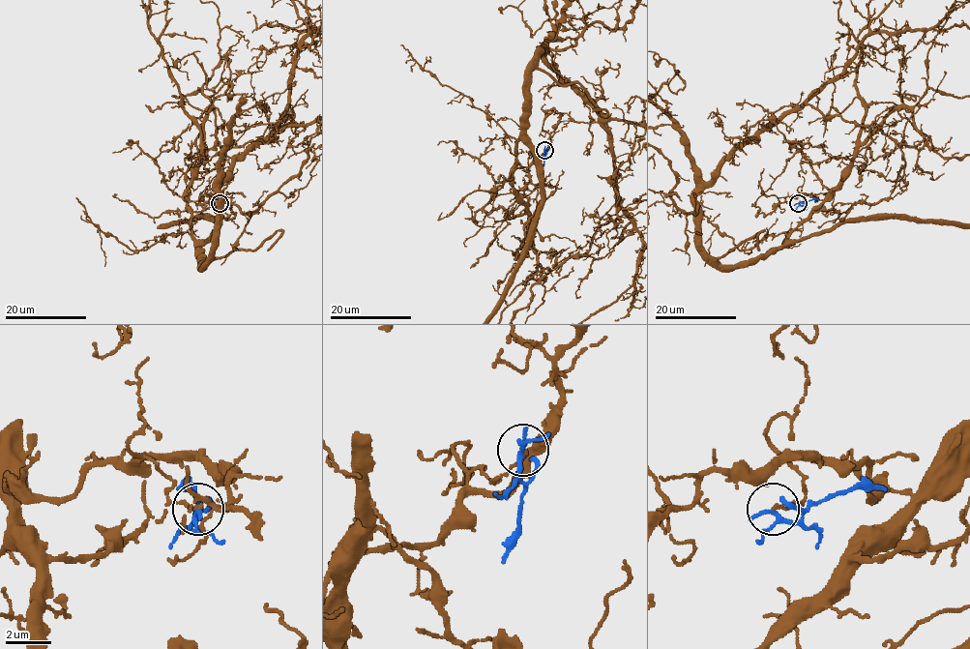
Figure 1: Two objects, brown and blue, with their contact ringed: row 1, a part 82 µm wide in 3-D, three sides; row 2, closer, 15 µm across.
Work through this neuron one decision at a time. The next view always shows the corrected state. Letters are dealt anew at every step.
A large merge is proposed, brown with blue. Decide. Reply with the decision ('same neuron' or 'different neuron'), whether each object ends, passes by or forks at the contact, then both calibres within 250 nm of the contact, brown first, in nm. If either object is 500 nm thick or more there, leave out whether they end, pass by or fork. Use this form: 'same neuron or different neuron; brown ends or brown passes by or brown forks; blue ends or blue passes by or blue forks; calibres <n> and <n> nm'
different neuron; brown ends; blue passes by; calibres 140 and 180 nm

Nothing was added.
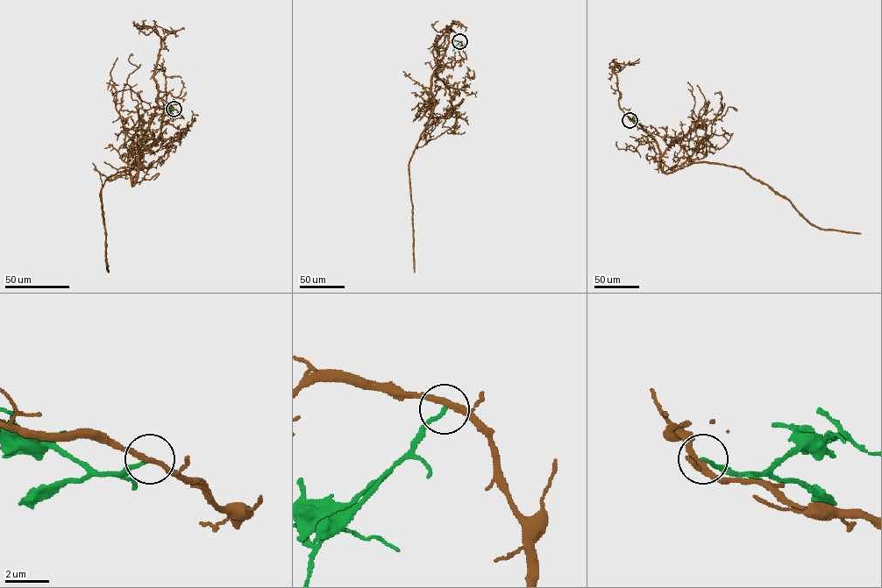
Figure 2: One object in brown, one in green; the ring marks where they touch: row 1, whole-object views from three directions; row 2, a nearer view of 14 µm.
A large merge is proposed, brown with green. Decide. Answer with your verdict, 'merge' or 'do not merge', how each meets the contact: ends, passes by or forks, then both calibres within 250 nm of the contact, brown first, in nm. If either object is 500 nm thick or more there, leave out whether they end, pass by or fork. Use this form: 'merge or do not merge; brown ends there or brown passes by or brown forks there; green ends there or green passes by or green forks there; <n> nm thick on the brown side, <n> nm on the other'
do not merge; brown passes by; green ends there; 240 nm thick on the brown side, 160 nm on the other

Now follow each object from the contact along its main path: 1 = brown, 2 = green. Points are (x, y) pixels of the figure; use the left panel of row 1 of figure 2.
1: (174, 109), (155, 110), (138, 151), (136, 181), (138, 170), (126, 170), (102, 187), (108, 272)
2: (174, 109), (163, 109)

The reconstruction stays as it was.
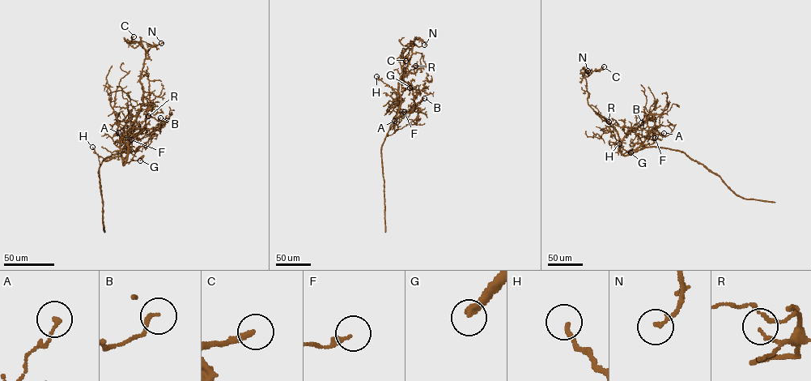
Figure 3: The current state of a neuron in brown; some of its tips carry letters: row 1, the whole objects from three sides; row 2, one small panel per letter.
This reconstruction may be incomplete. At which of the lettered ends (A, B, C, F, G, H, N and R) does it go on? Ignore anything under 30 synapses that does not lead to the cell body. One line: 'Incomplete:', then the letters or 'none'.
Incomplete: G

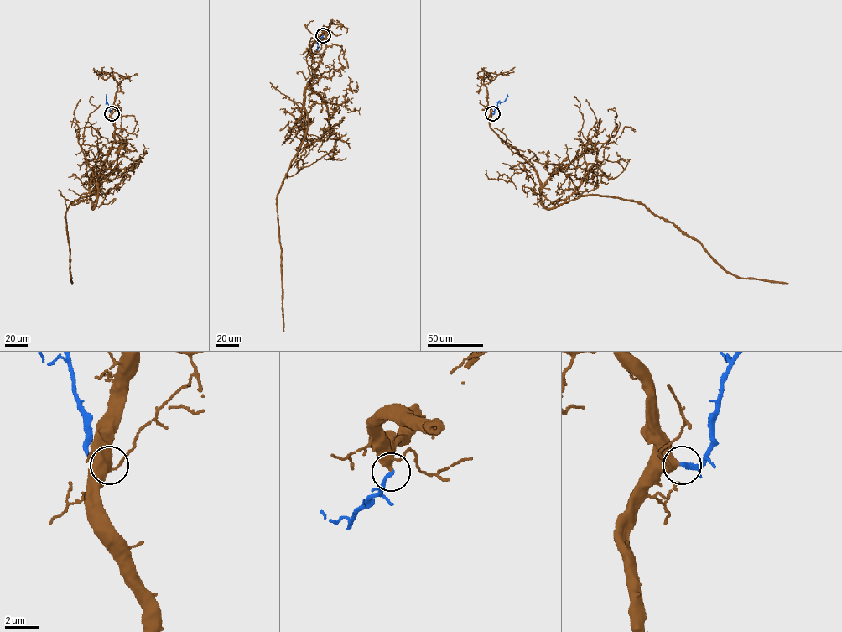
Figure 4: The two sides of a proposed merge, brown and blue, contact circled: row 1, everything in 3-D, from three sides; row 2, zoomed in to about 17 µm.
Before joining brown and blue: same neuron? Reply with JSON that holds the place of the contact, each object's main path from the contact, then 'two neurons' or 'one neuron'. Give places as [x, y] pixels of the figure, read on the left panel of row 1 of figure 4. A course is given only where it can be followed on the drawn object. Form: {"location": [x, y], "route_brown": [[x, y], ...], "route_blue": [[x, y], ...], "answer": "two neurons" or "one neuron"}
{"location": [111, 113], "route_brown": [[111, 113], [114, 142], [97, 180], [97, 202], [93, 208], [96, 195], [80, 197], [66, 211], [72, 283]], "route_blue": [[111, 113], [106, 94]], "answer": "one neuron"}

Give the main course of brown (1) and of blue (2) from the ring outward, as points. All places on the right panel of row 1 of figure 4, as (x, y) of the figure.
1: (492, 113), (490, 127), (533, 169), (547, 208), (588, 195), (632, 200), (693, 237), (726, 270), (787, 283)
2: (492, 113), (497, 103), (503, 101), (507, 94)

